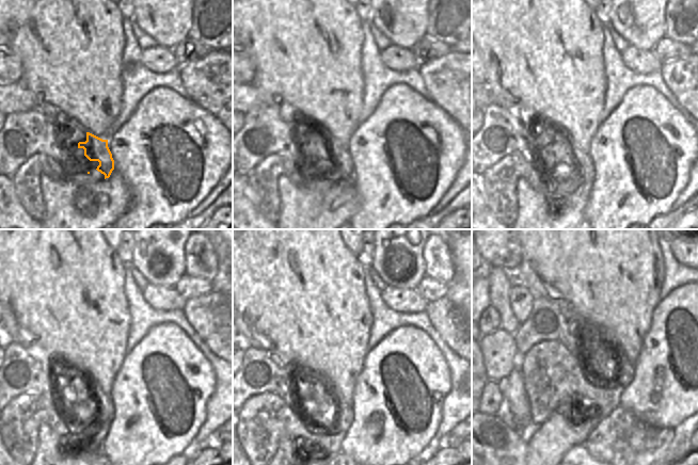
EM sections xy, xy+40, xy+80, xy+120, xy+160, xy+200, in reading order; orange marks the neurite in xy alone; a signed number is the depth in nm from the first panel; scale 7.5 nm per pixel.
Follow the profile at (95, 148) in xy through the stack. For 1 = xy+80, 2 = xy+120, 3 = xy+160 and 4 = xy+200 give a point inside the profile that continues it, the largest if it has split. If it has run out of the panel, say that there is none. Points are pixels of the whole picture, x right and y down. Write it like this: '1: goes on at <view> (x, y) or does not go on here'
1: goes on at xy+80 (584, 163)
2: goes on at xy+120 (107, 406)
3: goes on at xy+160 (326, 435)
4: goes on at xy+200 (548, 446)

